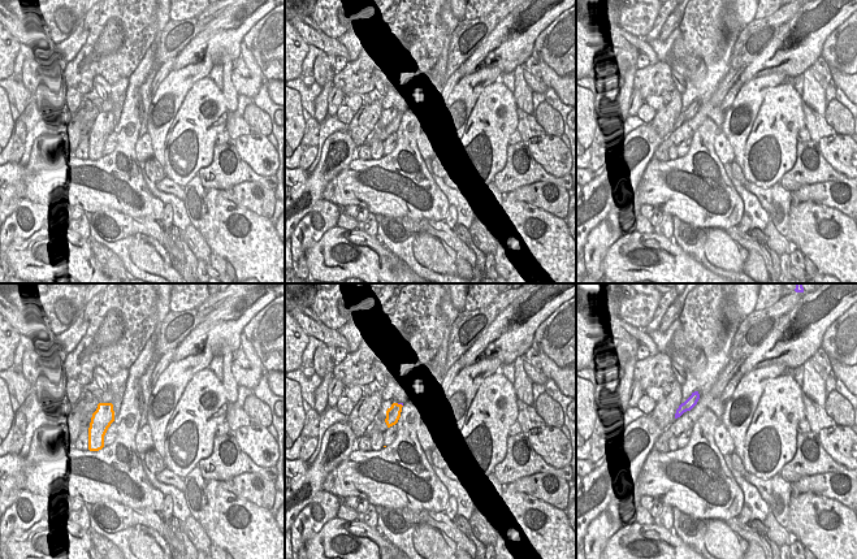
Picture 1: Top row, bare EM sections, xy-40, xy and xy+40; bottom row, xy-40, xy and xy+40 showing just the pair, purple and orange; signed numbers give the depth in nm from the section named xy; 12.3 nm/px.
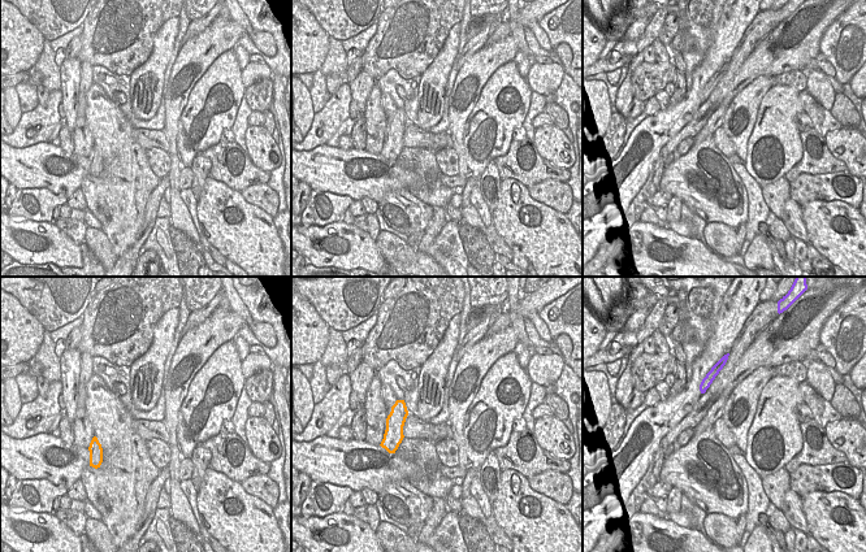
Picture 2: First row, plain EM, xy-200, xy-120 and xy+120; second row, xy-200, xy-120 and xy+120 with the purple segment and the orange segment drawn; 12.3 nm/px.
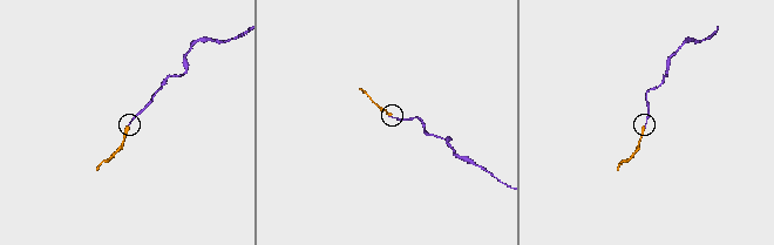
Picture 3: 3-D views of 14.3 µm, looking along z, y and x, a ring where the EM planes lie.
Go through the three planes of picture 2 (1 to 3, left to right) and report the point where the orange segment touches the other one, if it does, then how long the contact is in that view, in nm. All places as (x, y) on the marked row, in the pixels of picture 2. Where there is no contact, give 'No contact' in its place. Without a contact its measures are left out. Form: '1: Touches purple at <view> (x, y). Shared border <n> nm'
1: No contact
2: No contact
3: No contact

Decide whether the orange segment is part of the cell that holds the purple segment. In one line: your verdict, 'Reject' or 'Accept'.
Accept

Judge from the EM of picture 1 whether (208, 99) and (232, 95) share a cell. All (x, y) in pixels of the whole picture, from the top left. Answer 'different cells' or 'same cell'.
different cells

